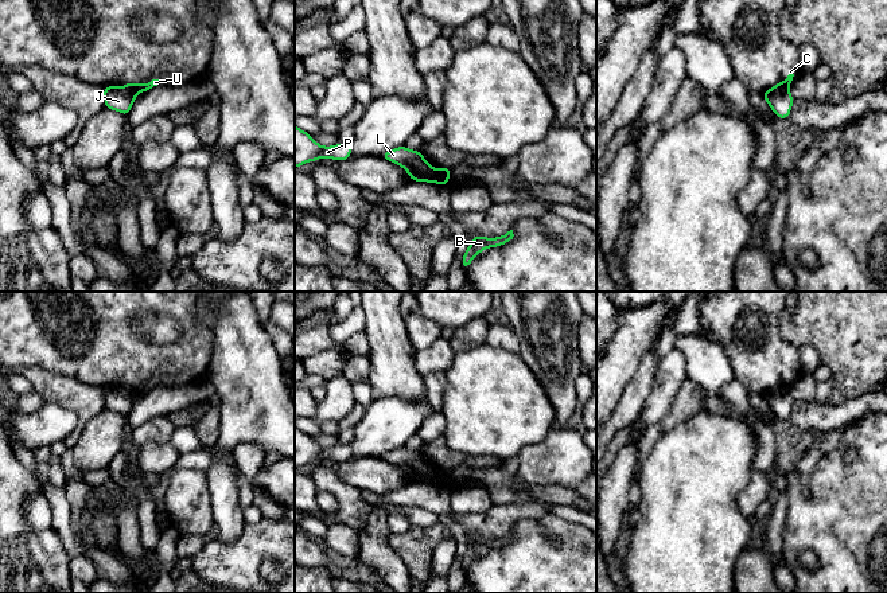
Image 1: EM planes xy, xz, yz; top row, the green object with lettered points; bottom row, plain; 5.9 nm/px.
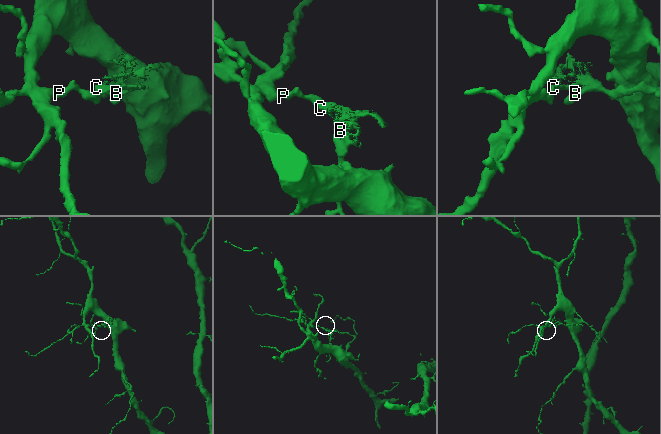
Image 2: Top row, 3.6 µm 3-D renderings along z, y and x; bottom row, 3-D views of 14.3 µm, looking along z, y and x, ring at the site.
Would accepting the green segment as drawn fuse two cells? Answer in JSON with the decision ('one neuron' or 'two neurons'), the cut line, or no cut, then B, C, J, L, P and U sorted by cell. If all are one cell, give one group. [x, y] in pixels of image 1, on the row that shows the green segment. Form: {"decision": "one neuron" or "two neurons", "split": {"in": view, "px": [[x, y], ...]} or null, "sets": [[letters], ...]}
{"decision": "two neurons", "split": {"in": "xz", "px": [[431, 168], [435, 182]]}, "sets": [["B", "C", "U"], ["J", "L", "P"]]}

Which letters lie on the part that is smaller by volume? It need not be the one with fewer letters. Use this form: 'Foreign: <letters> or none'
Foreign: B, C, U

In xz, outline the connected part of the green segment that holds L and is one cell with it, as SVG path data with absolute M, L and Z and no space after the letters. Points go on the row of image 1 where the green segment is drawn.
M402 145L385 152L381 157L402 167L413 182L435 183L432 167L420 151L412 151Z

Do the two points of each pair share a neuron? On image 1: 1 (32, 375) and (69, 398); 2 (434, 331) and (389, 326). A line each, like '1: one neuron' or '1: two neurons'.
1: one neuron
2: two neurons

